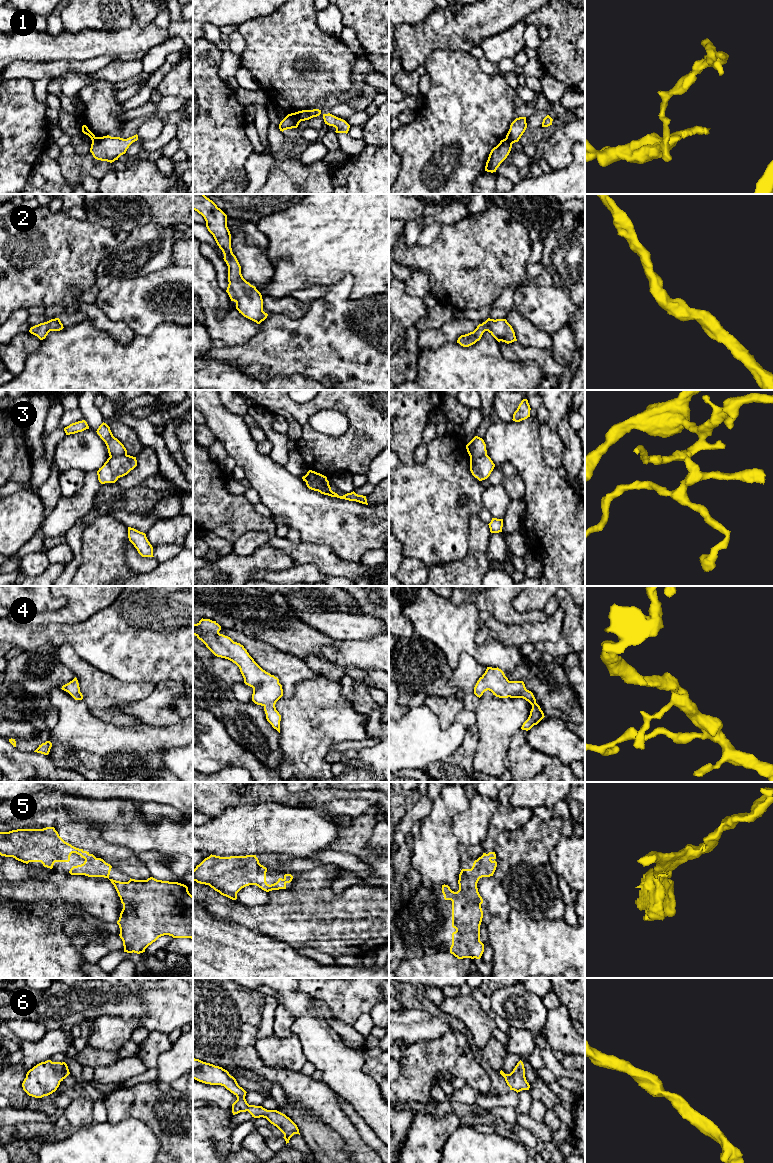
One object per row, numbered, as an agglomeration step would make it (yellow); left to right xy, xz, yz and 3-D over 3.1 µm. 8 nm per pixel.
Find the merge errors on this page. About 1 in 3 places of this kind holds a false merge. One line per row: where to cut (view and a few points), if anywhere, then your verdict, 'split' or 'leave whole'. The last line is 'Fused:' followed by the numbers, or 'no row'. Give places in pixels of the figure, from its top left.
1: cut xz (288, 114), (301, 120); split
2: cut none; leave whole
3: cut xz (325, 476), (306, 482); split
4: cut none; leave whole
5: cut none; leave whole
6: cut none; leave whole
Fused: 1, 3

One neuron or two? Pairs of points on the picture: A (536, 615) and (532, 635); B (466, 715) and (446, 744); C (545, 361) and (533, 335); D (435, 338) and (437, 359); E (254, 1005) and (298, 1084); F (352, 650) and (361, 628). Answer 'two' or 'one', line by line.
A: two
B: two
C: two
D: two
E: one
F: two

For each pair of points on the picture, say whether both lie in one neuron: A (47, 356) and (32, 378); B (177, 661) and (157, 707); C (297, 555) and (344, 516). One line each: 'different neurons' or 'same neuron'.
A: same neuron
B: different neurons
C: different neurons

